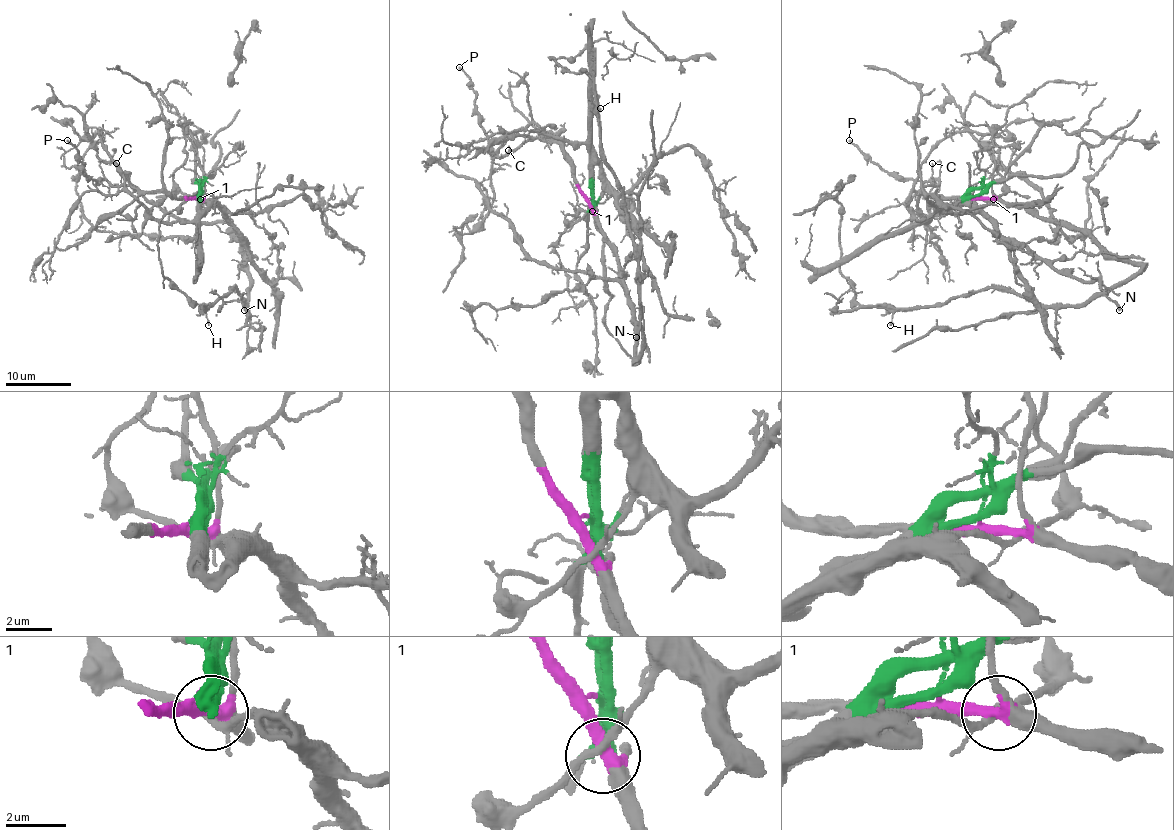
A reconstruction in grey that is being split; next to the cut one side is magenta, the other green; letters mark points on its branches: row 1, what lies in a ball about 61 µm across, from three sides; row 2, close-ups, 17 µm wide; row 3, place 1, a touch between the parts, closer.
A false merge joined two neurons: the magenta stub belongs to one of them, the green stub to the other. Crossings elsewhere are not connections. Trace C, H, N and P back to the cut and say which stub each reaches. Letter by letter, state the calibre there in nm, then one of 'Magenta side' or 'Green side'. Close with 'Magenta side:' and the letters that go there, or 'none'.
C: Thickness 130 nm. Magenta side
H: Thickness 150 nm. Magenta side
N: Thickness 320 nm. Magenta side
P: Thickness 180 nm. Magenta side
Magenta side: C, H, N, P

